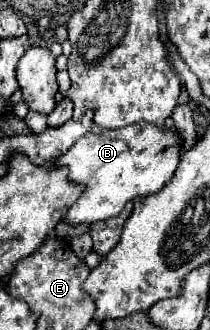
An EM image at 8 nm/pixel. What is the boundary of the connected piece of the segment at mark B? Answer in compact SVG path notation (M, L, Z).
M132 124L120 130L92 132L80 138L66 154L56 158L56 166L68 168L68 180L84 186L80 198L68 208L64 224L94 224L114 218L126 202L158 192L174 174L180 156L180 136L176 130L158 128L152 124Z

